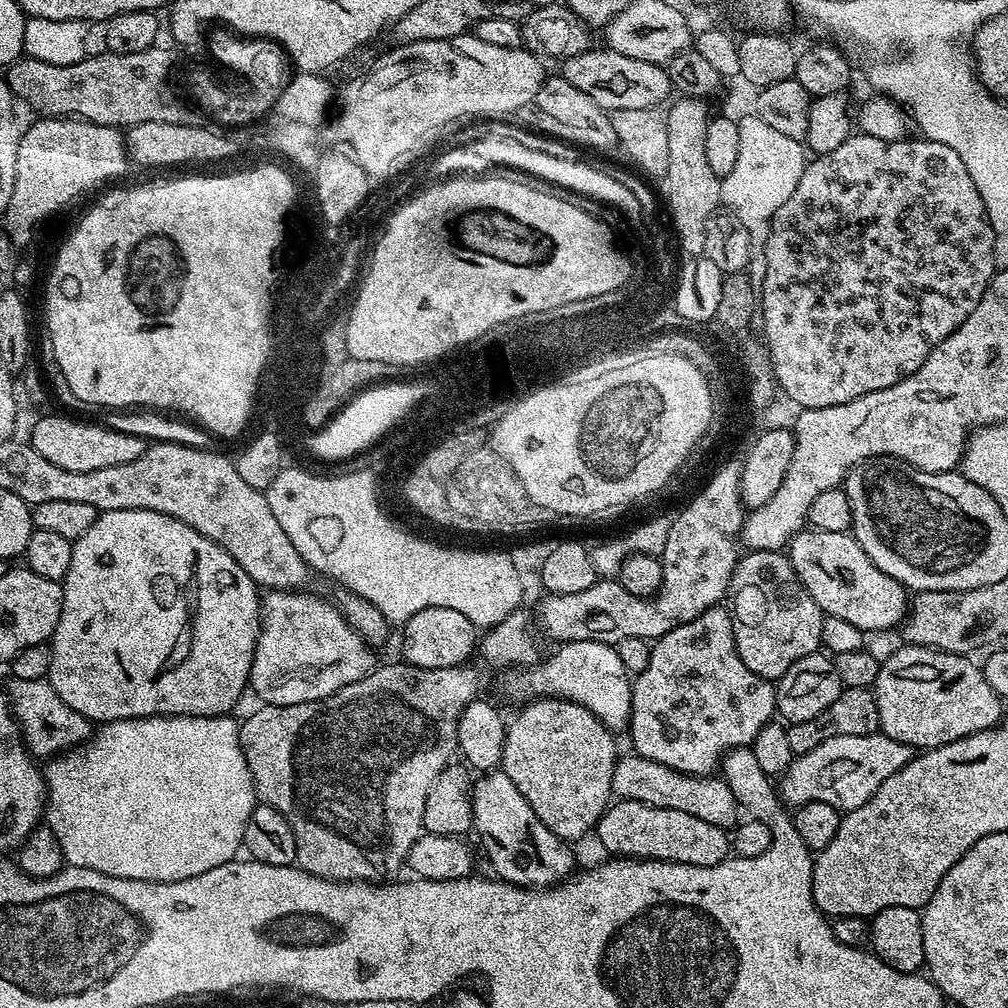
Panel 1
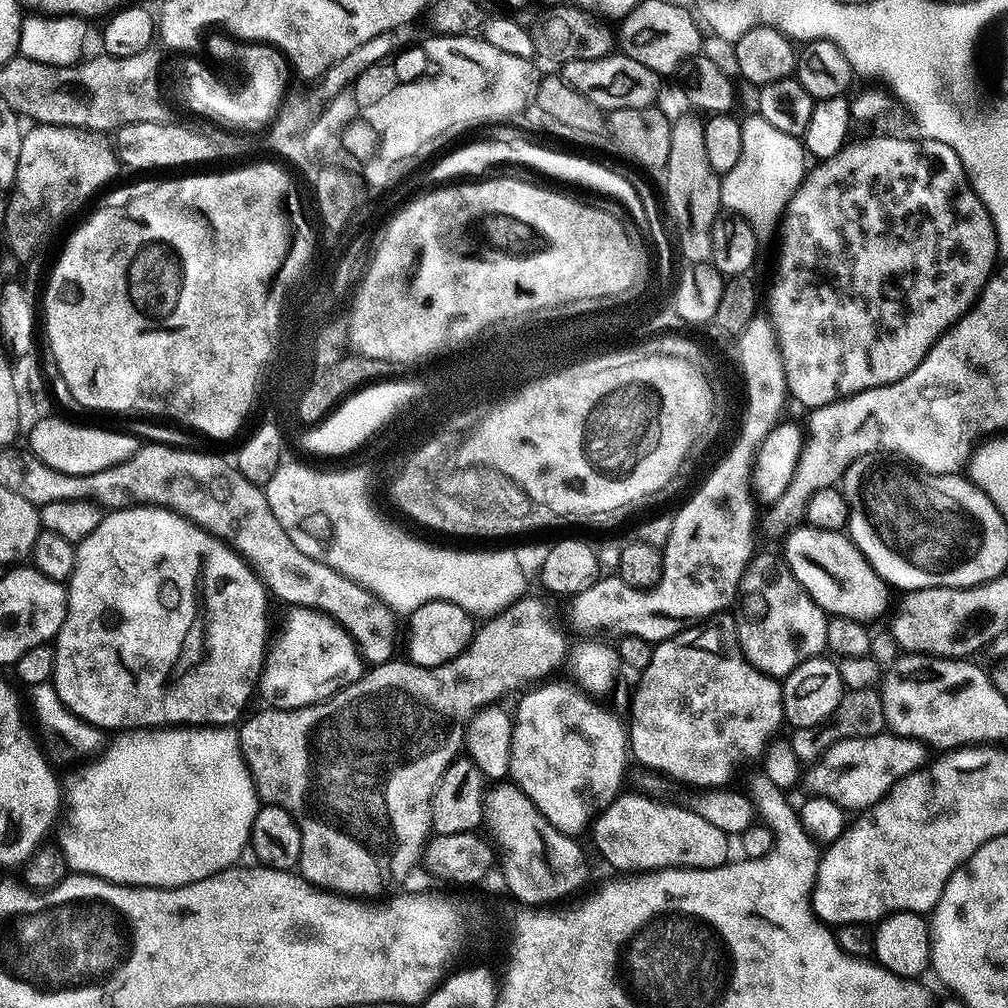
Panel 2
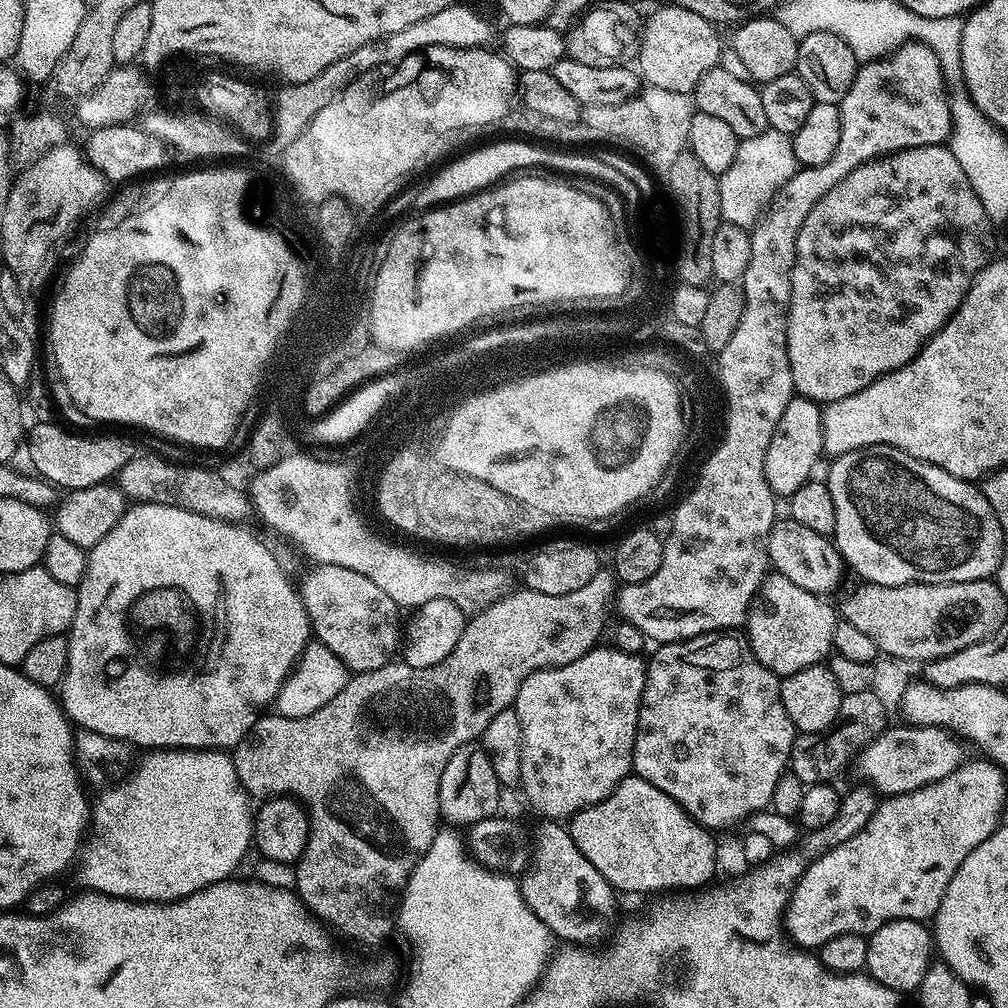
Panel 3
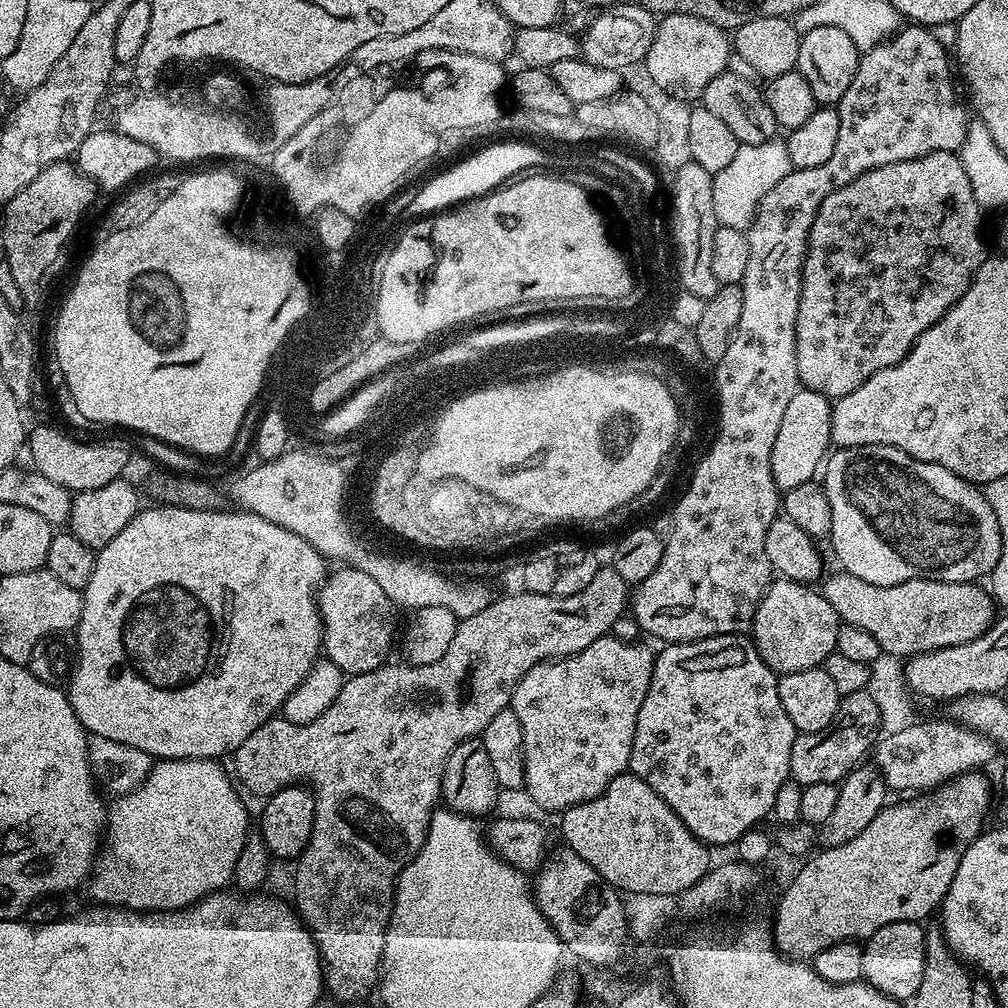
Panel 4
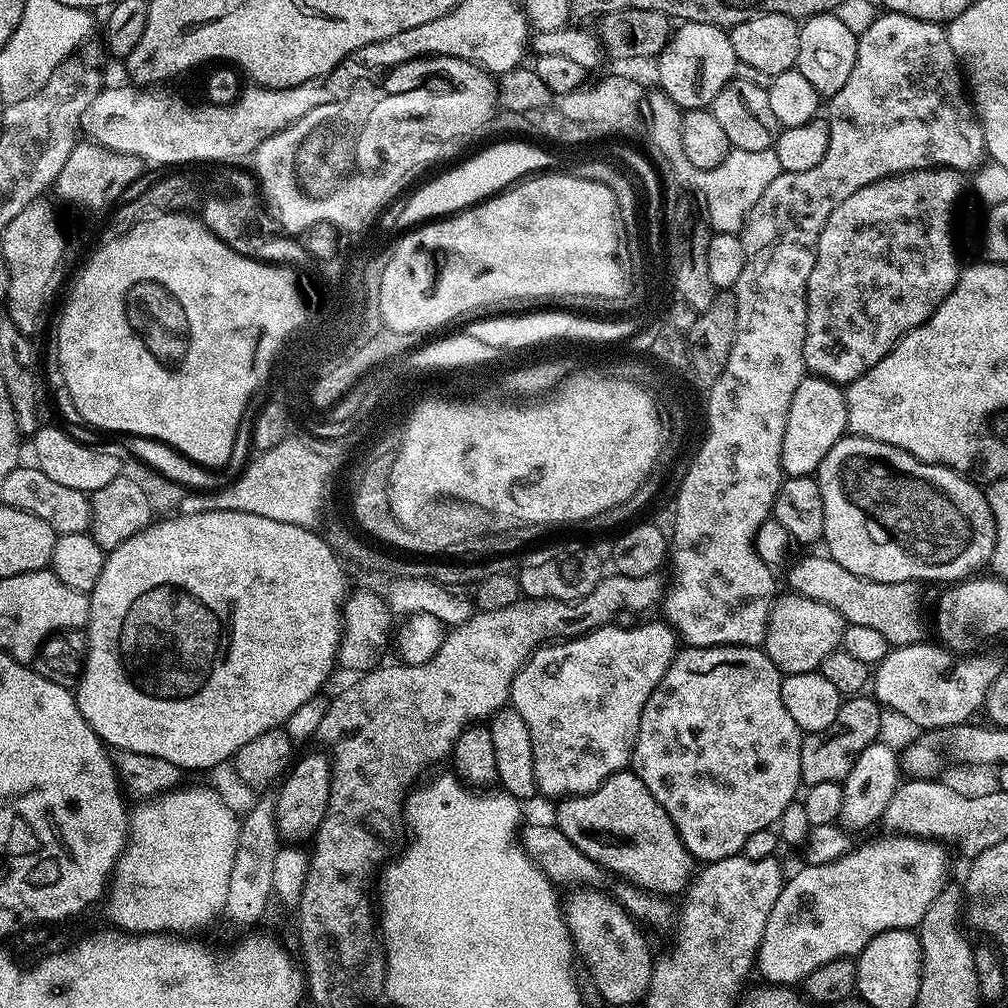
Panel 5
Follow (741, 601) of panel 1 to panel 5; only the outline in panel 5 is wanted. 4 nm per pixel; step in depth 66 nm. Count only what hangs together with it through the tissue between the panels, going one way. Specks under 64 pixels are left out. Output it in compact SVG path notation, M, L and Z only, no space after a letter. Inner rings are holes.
M781 595L773 603L762 647L770 662L774 662L776 669L784 676L815 672L819 669L822 658L826 658L826 654L840 648L846 621L830 606L814 602L814 598L787 595L784 597Z

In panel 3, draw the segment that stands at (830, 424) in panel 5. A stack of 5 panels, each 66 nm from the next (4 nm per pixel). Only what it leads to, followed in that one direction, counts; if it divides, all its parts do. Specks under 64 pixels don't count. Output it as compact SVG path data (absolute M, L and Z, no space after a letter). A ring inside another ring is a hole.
M793 398L778 422L764 459L764 476L777 497L791 498L802 485L808 483L813 475L812 467L815 466L820 451L823 453L825 448L821 405L814 400Z

